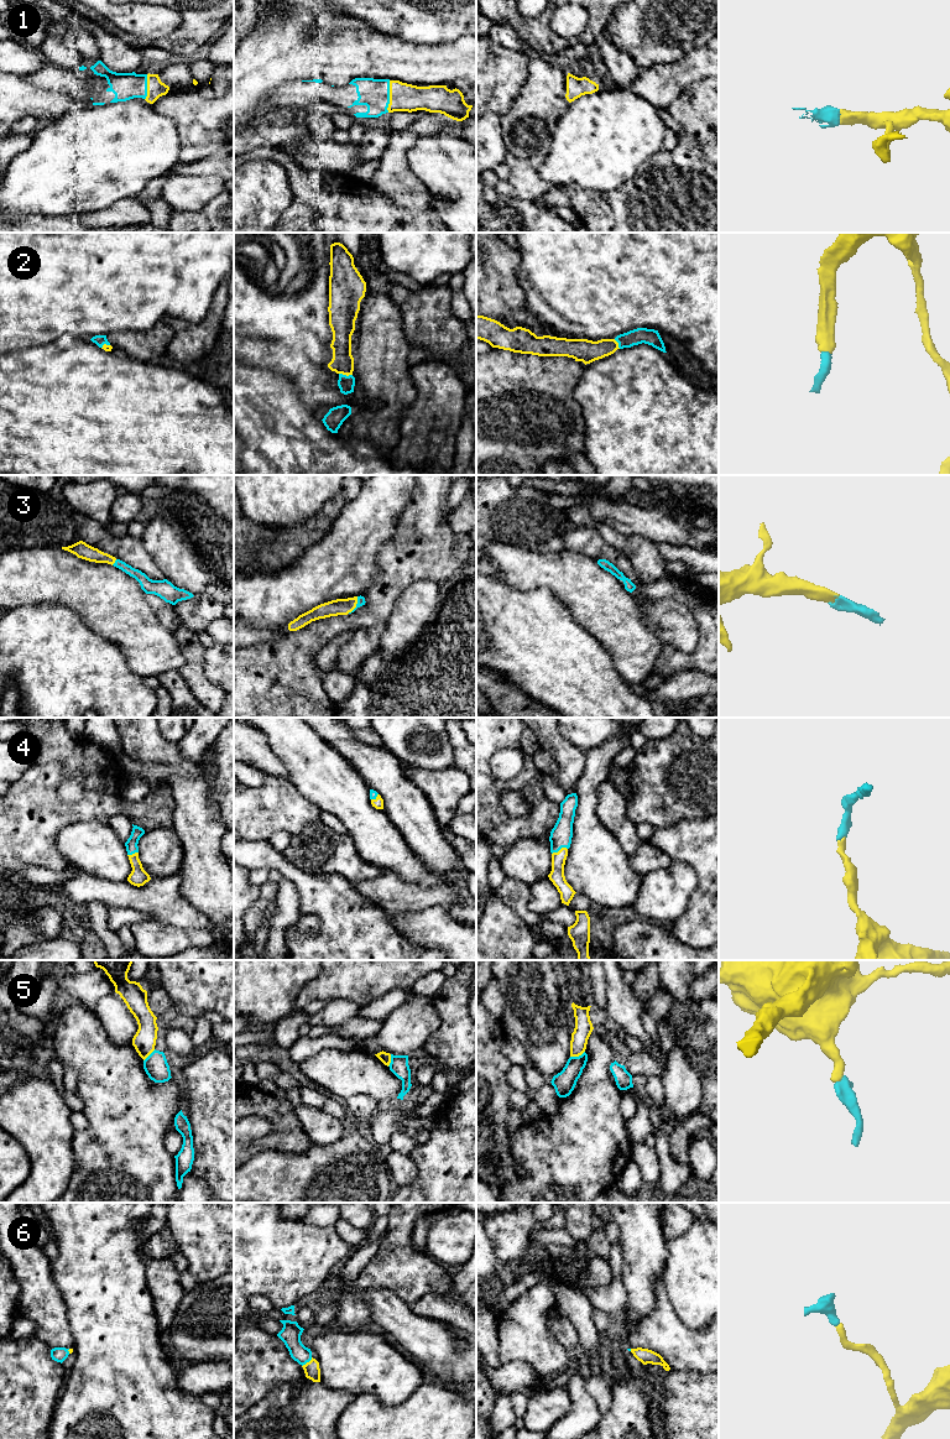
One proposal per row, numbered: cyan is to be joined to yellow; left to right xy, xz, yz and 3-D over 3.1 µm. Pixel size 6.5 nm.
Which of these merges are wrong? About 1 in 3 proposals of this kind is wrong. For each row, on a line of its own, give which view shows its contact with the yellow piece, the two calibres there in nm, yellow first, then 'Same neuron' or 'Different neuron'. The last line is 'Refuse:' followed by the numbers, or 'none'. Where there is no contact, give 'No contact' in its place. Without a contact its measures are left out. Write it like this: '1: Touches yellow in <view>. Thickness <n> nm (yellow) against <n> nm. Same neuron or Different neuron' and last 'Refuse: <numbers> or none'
1: Touches yellow in xz. Thickness 180 nm (yellow) against 190 nm. Same neuron
2: Touches yellow in xz. Thickness 140 nm (yellow) against 100 nm. Same neuron
3: Touches yellow in xz. Thickness 110 nm (yellow) against 50 nm. Same neuron
4: Touches yellow in yz. Thickness 100 nm (yellow) against 140 nm. Same neuron
5: Touches yellow in yz. Thickness 120 nm (yellow) against 140 nm. Different neuron
6: Touches yellow in xz. Thickness 100 nm (yellow) against 130 nm. Same neuron
Refuse: 5

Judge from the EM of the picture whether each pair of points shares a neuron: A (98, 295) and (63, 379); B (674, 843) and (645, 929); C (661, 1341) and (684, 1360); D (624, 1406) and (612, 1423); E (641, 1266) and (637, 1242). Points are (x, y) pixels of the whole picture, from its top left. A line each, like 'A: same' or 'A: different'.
A: different
B: different
C: same
D: same
E: same

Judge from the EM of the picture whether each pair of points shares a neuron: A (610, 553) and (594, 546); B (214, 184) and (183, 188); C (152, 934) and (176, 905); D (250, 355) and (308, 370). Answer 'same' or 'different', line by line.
A: same
B: same
C: different
D: same

